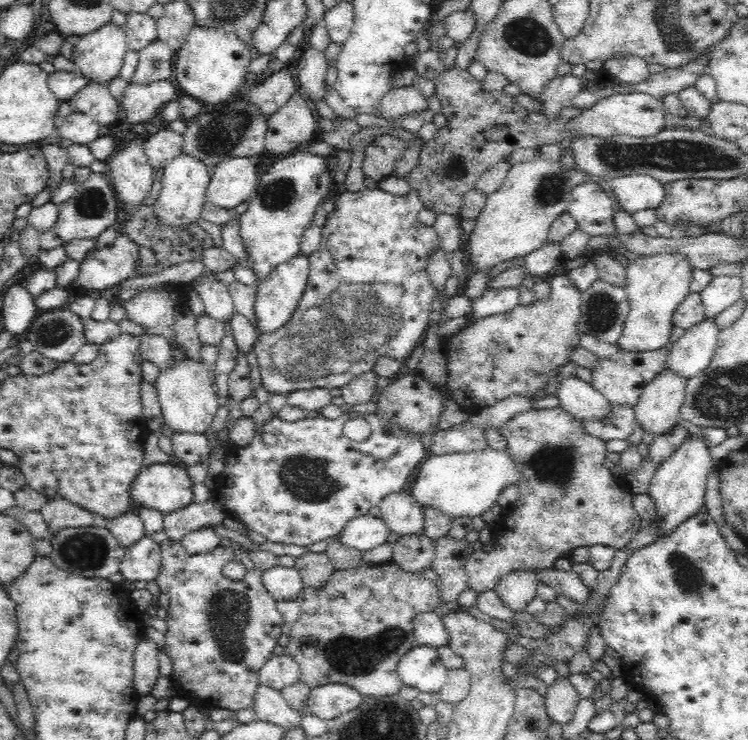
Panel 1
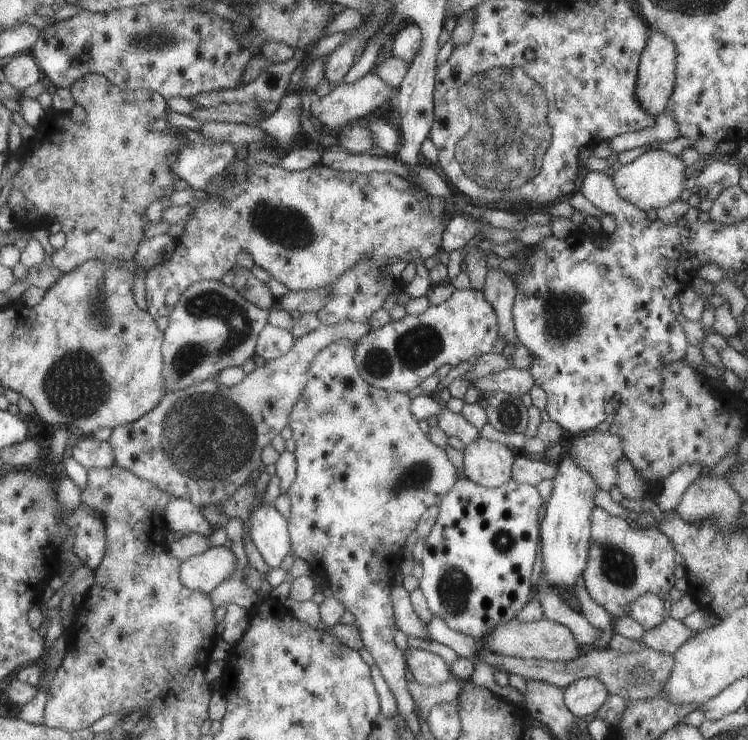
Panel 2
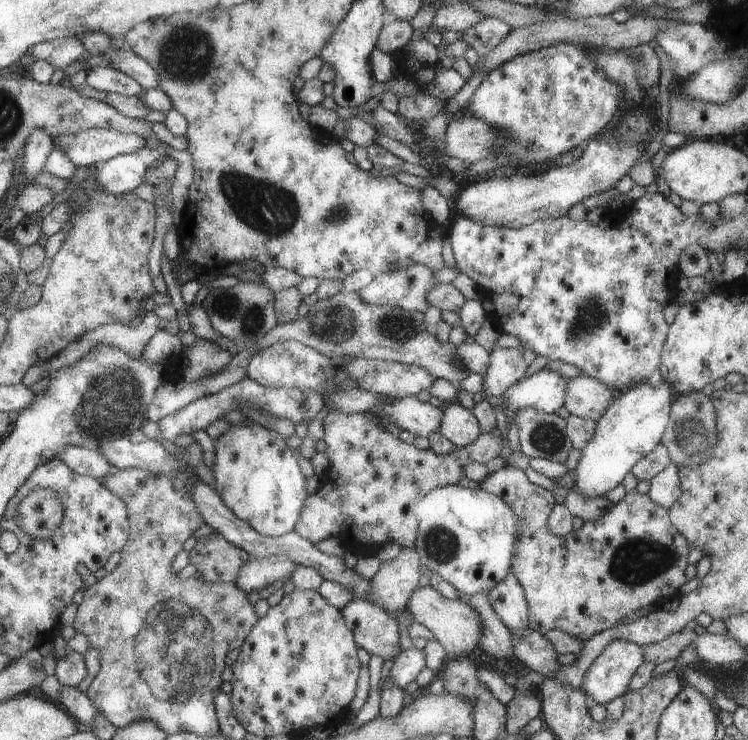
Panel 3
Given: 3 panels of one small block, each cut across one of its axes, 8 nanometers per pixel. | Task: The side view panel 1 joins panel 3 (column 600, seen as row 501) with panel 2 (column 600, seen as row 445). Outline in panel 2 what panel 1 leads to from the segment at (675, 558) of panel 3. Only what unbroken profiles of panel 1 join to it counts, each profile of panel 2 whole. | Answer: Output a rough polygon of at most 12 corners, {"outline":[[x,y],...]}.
{"outline":[[596,507],[582,574],[611,618],[667,600],[673,547]]}

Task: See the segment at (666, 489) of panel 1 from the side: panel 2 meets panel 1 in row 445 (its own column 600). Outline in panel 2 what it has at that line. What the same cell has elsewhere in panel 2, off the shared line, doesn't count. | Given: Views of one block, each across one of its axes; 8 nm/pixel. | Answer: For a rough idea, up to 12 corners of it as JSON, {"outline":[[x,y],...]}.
{"outline":[[595,676],[563,689],[563,702],[588,720],[609,695]]}

